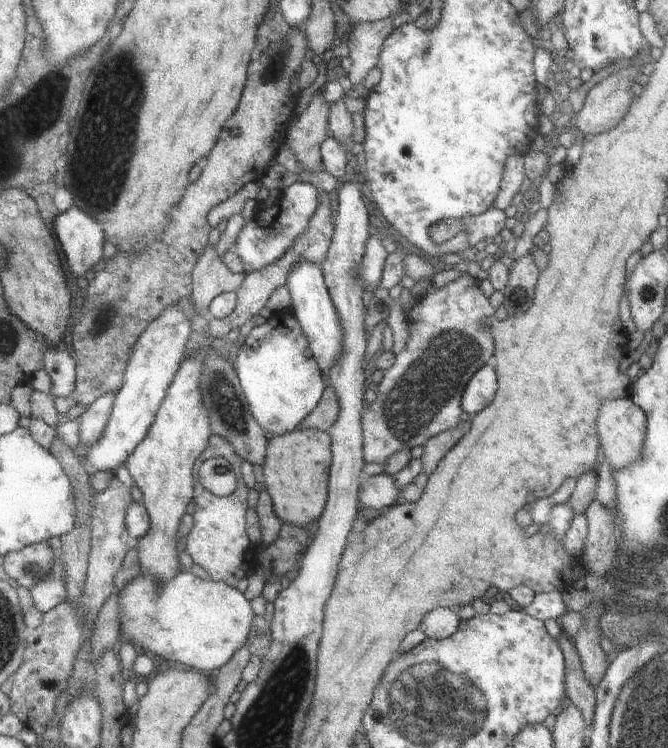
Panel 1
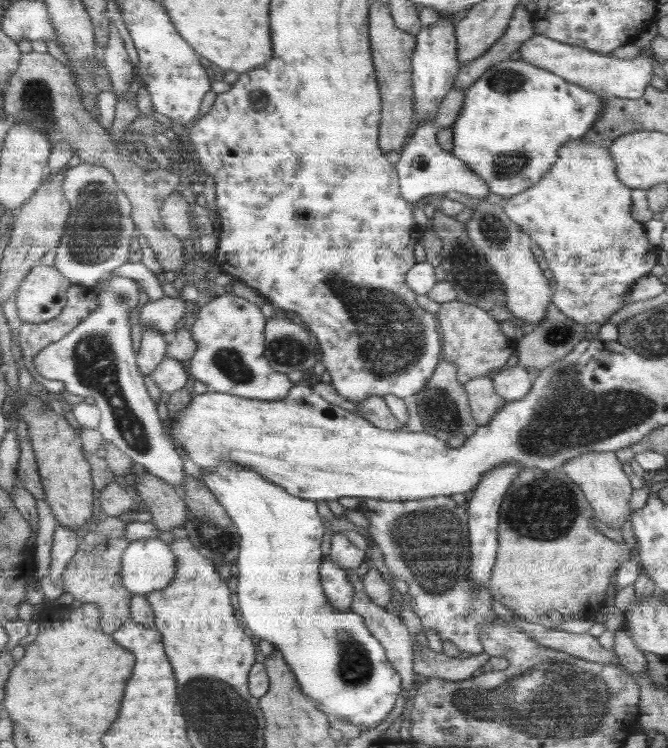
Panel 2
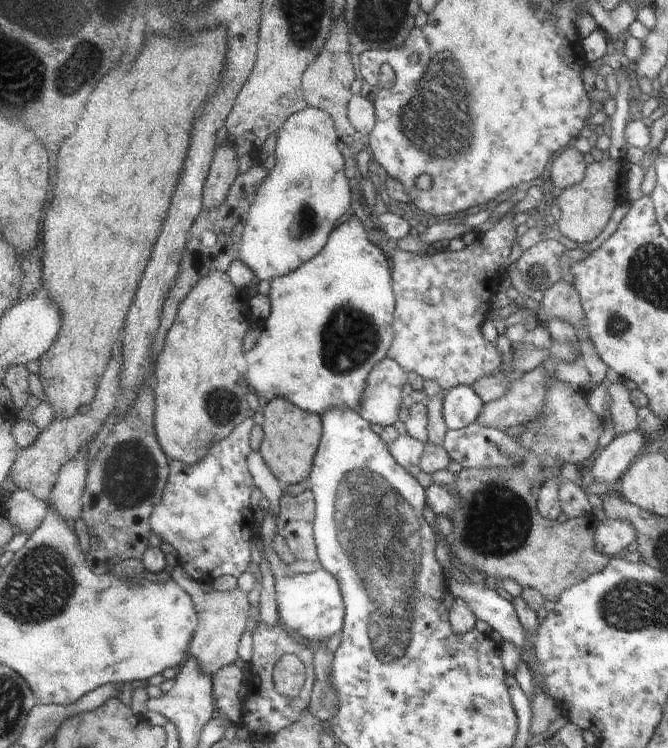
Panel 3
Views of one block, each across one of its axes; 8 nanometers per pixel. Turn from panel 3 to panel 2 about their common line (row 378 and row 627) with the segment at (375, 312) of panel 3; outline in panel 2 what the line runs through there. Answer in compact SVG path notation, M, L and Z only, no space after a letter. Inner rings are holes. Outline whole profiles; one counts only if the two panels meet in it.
M222 463L221 466L214 467L213 471L202 471L201 474L206 488L217 498L220 507L225 508L224 511L229 514L234 526L236 526L240 533L239 553L234 564L233 573L235 573L236 580L238 580L238 588L235 594L236 599L239 601L238 613L242 616L242 622L246 624L247 631L250 631L258 640L268 641L274 646L274 650L282 653L286 664L296 674L297 680L301 685L301 691L312 700L318 702L320 710L326 712L326 715L330 714L336 716L336 718L346 719L351 725L359 726L362 730L374 728L379 724L384 724L386 720L390 720L390 712L394 712L394 708L398 708L398 700L402 700L402 692L405 693L408 690L402 688L402 676L394 670L394 667L388 660L388 656L384 652L384 648L382 648L380 642L366 628L364 619L352 610L342 613L337 608L334 608L325 596L324 586L320 586L318 570L321 570L320 560L323 560L322 552L320 552L320 542L324 538L324 526L322 526L322 520L320 520L320 516L316 512L316 502L298 498L293 493L286 492L285 488L267 481L265 477L254 472L251 468L234 463Z

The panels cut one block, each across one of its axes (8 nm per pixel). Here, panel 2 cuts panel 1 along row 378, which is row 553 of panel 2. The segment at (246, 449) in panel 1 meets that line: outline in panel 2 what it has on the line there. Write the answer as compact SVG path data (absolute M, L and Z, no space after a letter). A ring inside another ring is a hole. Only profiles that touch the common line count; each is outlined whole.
M186 475L183 485L177 491L181 493L188 512L186 513L184 530L187 530L187 538L210 560L213 561L218 568L221 566L230 566L234 568L238 553L240 533L231 517L220 507L217 498L203 485L198 479Z

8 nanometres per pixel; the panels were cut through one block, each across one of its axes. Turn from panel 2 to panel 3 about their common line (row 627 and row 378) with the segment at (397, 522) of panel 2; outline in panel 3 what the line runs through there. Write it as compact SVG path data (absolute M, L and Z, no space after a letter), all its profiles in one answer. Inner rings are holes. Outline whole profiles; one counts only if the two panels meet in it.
M512 211L506 213L490 230L480 235L488 238L486 242L498 246L500 252L476 248L476 258L473 245L459 251L447 248L427 254L400 250L397 245L389 244L391 259L394 260L392 288L396 310L392 320L394 340L388 350L388 358L396 360L406 372L415 371L424 381L434 380L444 392L462 385L471 387L478 379L498 370L500 354L496 344L484 340L482 324L486 312L490 310L490 298L497 292L502 266L509 259L510 246L516 236L516 226L512 226L514 216ZM488 254L500 256L494 268L484 268L484 262L482 268L474 264L478 258L486 258Z

